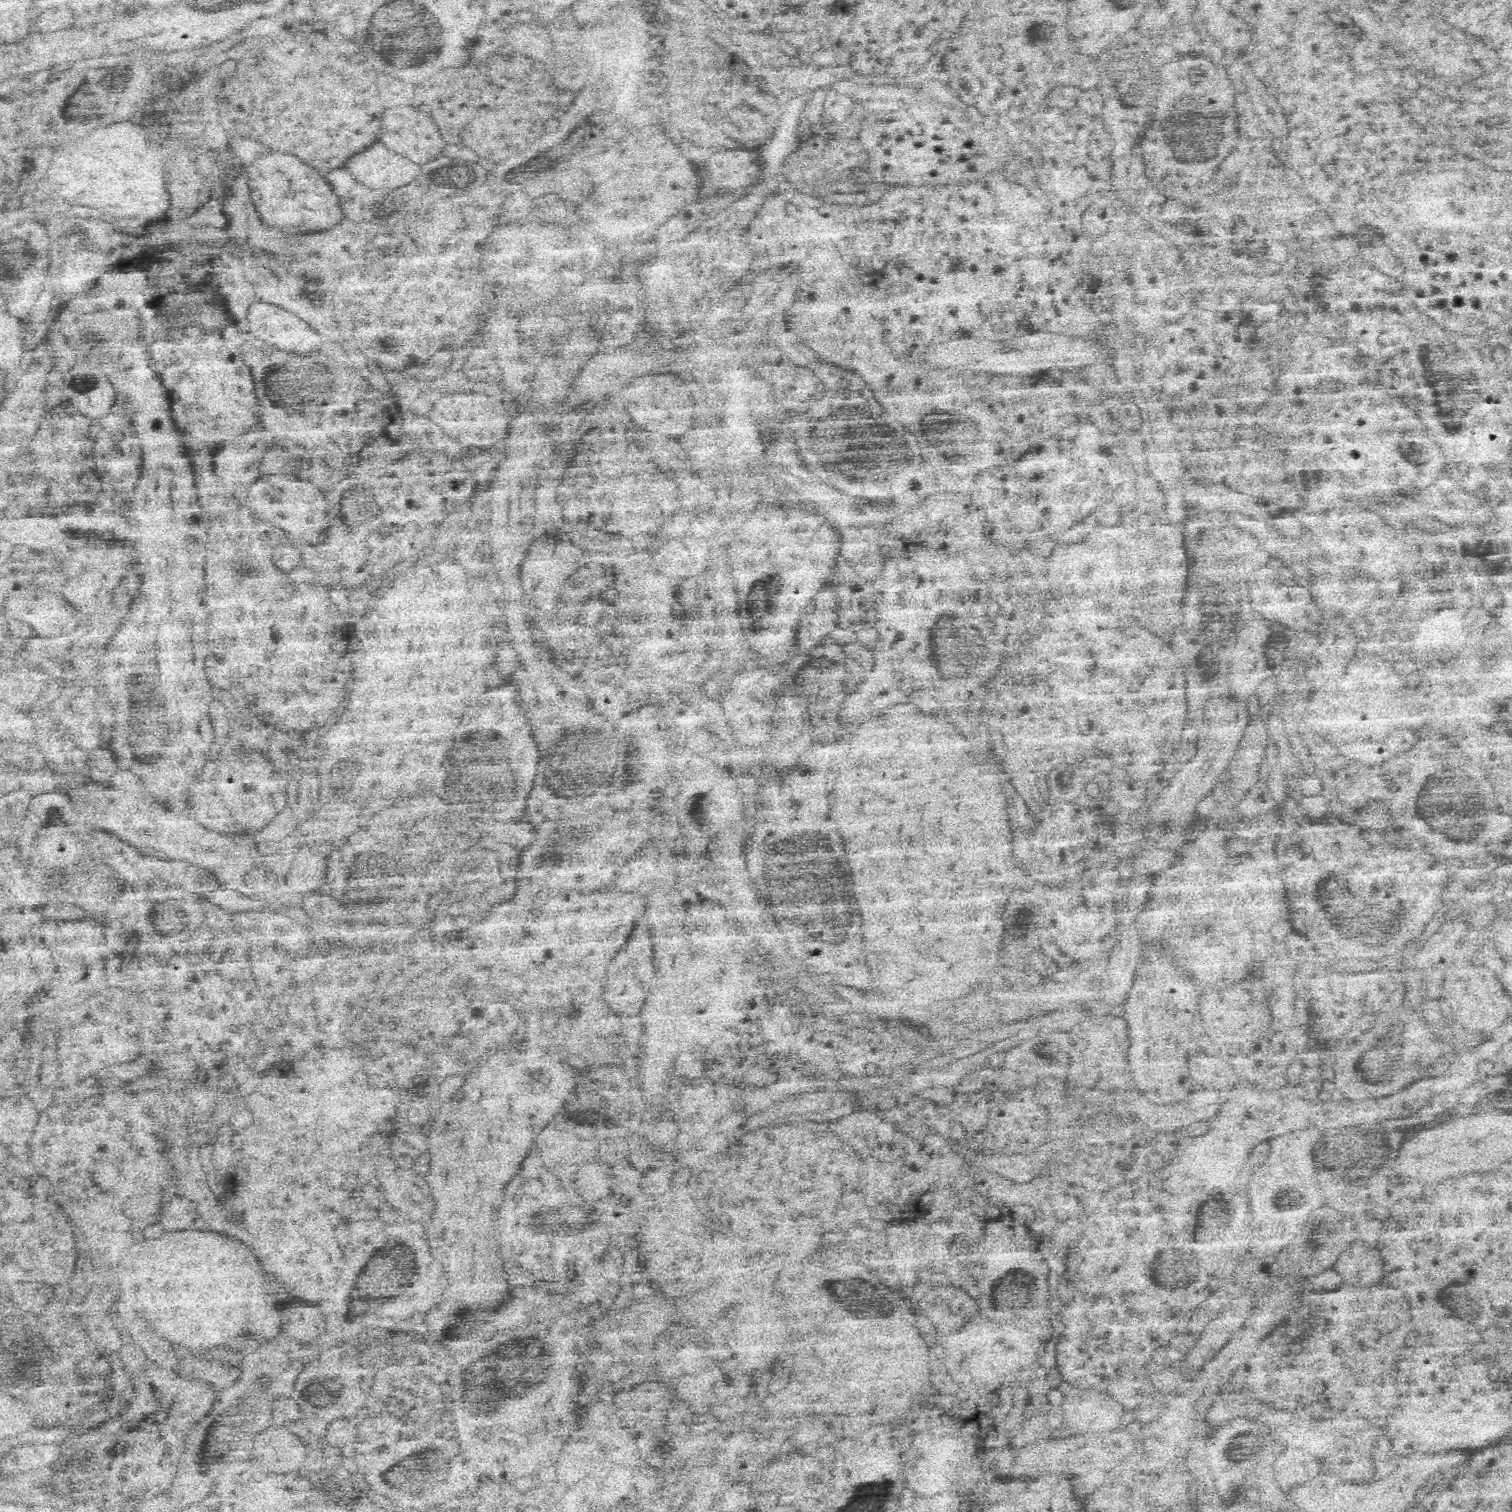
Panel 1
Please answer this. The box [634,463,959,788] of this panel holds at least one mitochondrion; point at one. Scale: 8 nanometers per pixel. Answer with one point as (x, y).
(763, 601)

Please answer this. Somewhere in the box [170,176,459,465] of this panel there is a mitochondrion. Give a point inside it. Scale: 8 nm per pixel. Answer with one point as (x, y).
(285, 387)

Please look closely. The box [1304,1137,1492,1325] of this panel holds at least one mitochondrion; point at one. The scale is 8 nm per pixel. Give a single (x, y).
(1459, 1303)

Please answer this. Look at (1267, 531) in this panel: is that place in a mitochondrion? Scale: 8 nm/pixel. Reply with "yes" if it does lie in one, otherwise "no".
no

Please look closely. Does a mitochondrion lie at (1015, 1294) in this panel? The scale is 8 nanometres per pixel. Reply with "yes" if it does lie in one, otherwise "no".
yes

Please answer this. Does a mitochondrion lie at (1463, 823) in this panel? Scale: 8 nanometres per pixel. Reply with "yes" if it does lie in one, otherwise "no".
yes

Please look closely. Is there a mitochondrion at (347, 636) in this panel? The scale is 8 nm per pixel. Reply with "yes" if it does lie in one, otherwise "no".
yes

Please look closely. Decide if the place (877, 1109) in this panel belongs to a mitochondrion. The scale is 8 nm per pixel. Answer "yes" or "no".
no

